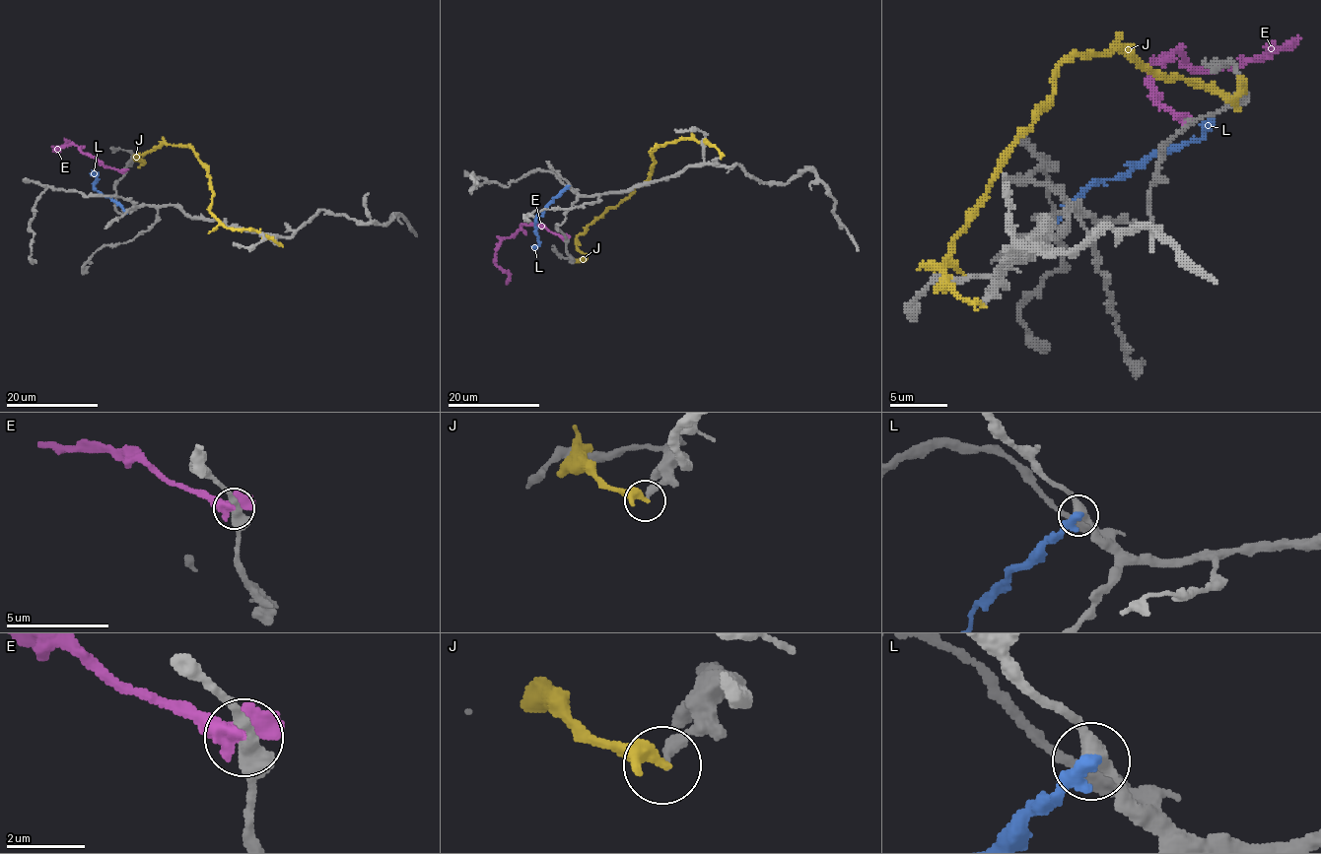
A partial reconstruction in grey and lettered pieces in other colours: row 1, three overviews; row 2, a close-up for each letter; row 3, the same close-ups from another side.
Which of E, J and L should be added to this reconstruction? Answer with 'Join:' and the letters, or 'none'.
Join: none

